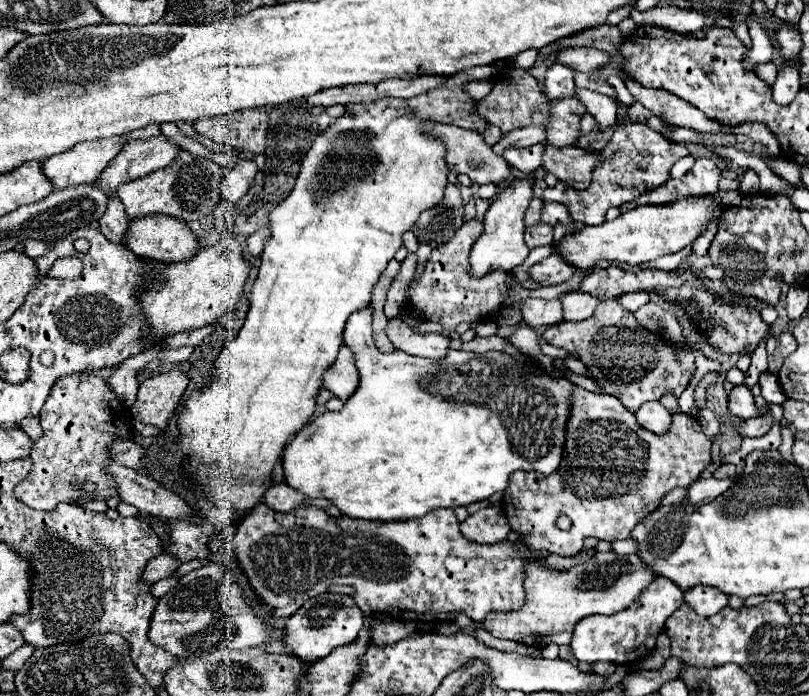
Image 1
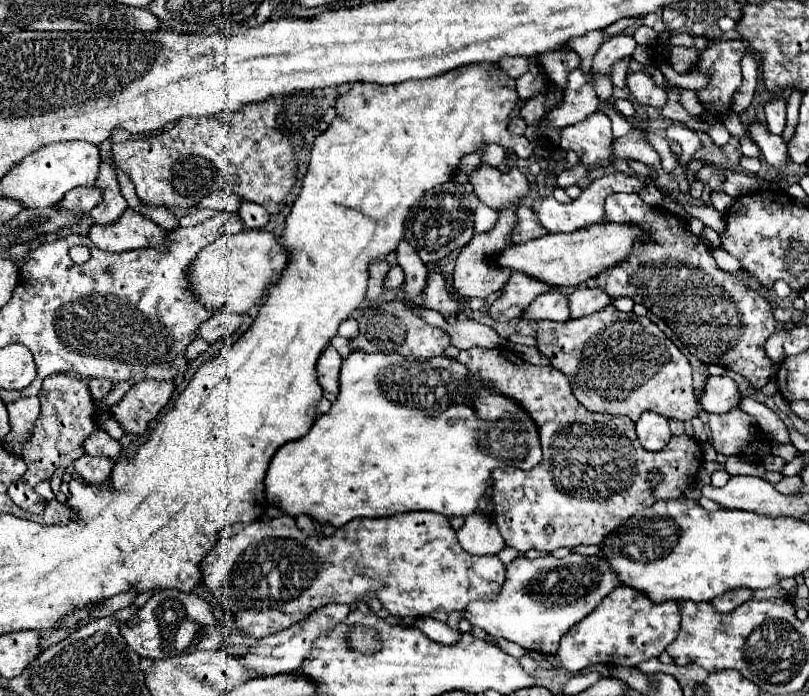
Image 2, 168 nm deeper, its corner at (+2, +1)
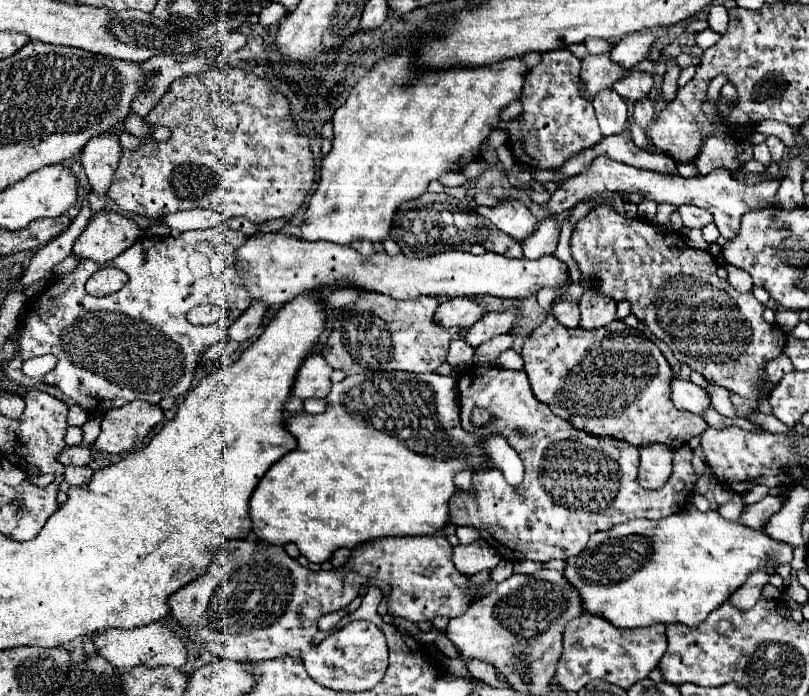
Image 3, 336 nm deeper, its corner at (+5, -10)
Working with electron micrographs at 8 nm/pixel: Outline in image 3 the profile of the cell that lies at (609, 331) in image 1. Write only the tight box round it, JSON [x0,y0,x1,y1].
[521,314,707,448]

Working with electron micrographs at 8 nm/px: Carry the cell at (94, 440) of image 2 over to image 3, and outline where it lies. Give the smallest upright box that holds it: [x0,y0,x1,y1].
[59,446,95,466]

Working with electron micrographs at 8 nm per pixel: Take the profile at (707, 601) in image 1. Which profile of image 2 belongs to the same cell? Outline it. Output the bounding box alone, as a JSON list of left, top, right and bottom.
[712,591,754,613]

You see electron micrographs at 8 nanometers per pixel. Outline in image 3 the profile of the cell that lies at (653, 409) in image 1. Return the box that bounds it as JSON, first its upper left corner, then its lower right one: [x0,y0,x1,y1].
[639,442,673,488]

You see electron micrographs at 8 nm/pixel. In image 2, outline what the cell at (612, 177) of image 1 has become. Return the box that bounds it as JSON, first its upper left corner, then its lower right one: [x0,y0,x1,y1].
[532,173,646,233]

